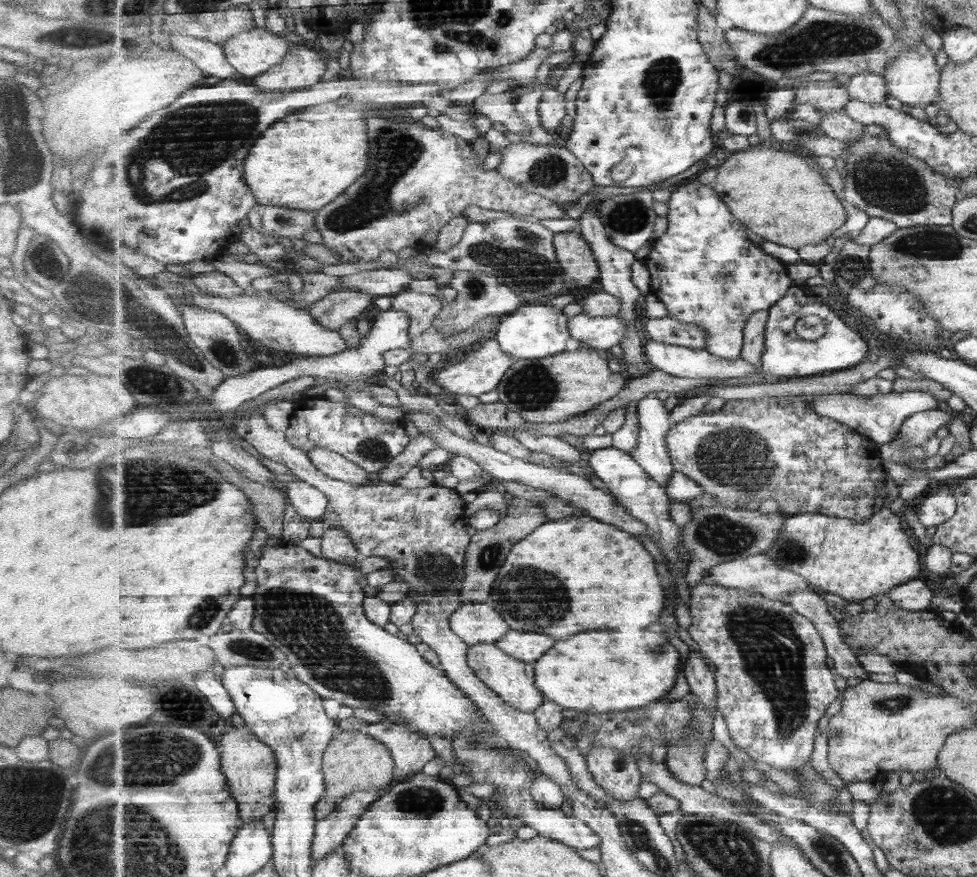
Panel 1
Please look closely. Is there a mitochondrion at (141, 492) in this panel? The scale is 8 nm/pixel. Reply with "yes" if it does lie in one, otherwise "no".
yes

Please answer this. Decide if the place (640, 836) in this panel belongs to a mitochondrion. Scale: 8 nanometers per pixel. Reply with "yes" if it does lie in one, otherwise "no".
yes

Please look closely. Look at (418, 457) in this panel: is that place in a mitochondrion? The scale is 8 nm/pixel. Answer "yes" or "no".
no

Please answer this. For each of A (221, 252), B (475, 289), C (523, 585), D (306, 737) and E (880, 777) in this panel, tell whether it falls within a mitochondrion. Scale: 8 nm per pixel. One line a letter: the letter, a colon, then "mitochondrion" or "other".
A: other
B: mitochondrion
C: mitochondrion
D: mitochondrion
E: other

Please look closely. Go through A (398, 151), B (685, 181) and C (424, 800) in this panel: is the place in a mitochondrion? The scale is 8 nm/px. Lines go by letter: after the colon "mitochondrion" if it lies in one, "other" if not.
A: mitochondrion
B: other
C: mitochondrion

